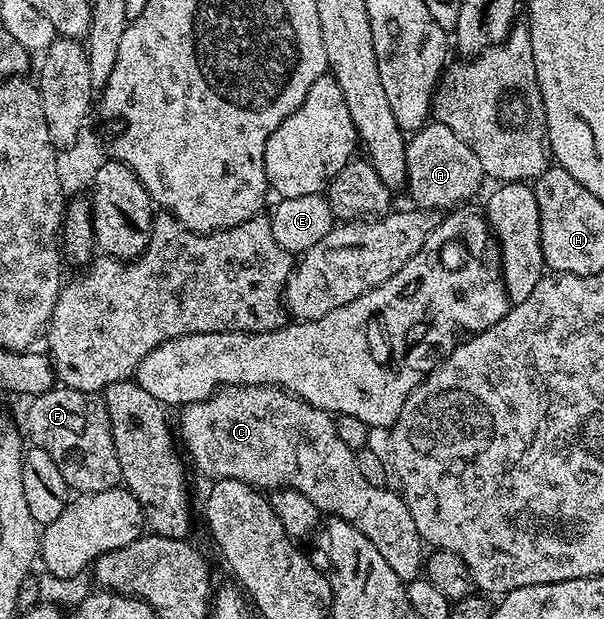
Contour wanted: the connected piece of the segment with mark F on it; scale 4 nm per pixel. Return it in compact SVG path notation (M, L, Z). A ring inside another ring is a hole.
M56 385L52 390L35 396L29 403L32 404L24 415L24 423L28 426L27 438L32 438L31 446L50 453L62 477L66 477L68 488L81 495L89 495L121 486L110 413L106 413L106 405L99 394Z

